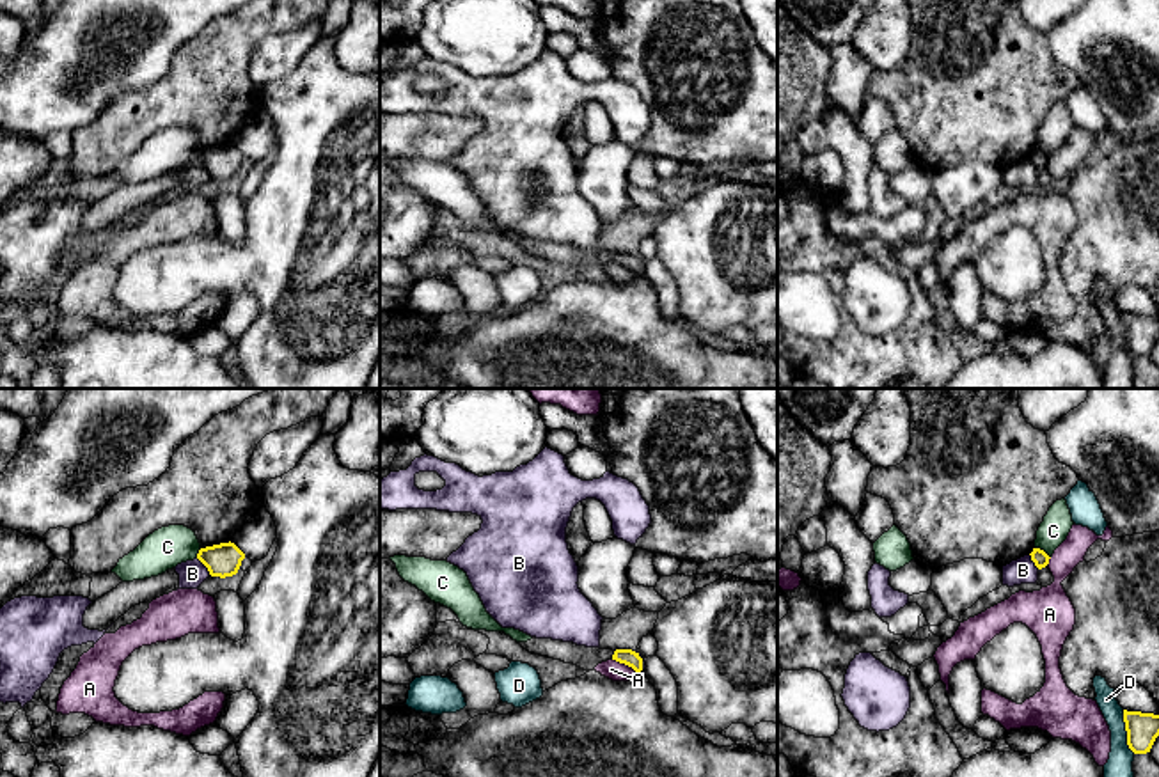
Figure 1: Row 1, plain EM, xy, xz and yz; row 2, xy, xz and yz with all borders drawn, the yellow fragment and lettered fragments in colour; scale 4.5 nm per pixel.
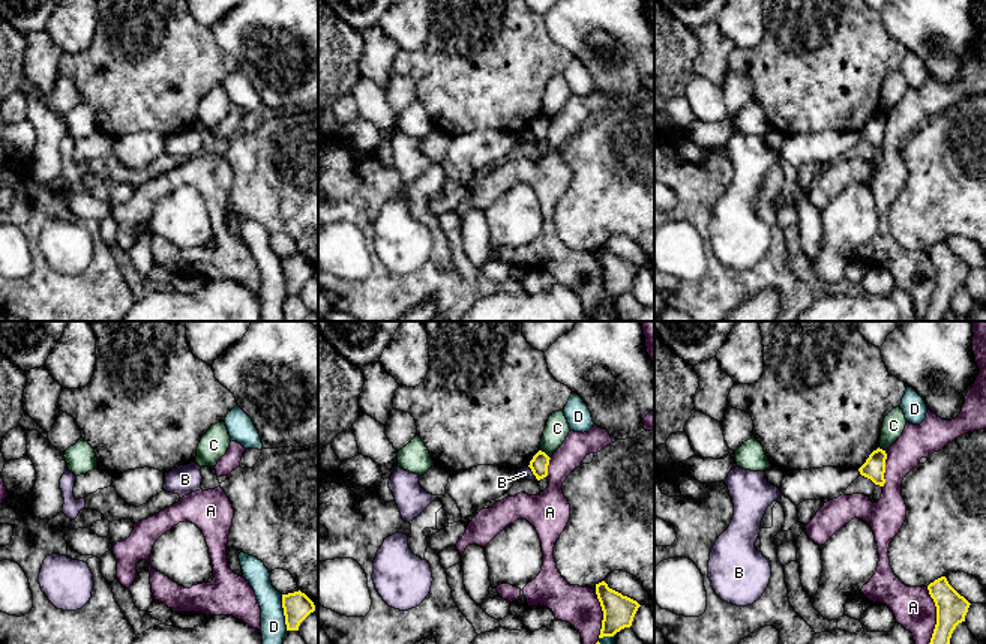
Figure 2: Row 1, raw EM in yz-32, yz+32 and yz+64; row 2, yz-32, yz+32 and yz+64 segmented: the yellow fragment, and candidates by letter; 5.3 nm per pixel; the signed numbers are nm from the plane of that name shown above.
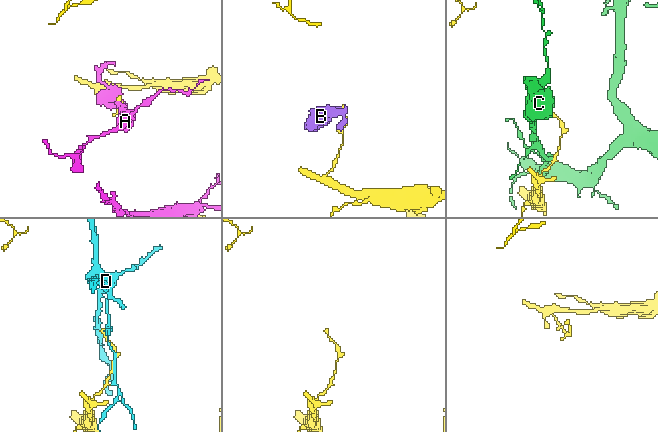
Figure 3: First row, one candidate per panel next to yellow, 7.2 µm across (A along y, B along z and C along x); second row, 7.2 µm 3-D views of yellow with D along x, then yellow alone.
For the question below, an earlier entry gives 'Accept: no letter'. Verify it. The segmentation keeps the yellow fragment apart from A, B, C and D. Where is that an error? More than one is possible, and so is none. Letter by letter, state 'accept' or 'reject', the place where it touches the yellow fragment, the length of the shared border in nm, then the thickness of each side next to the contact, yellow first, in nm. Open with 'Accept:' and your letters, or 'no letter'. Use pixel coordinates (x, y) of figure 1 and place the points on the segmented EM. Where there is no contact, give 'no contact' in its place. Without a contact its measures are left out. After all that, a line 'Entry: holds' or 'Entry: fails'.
Accept: no letter
A: reject | xz (625, 664) | 130 nm | 70/90 nm
B: reject | xy (204, 565) | 100 nm | 150/120 nm
C: reject | yz (1042, 550) | 90 nm | 70/140 nm
D: reject | yz (1126, 729) | 200 nm | 140/110 nm
Entry: holds

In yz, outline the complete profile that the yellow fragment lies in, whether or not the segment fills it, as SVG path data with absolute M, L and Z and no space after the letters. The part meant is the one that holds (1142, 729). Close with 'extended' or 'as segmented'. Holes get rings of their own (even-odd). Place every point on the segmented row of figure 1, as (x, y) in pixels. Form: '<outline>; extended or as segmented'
M1124 710L1127 745L1134 754L1150 752L1159 736L1159 715Z; as segmented

